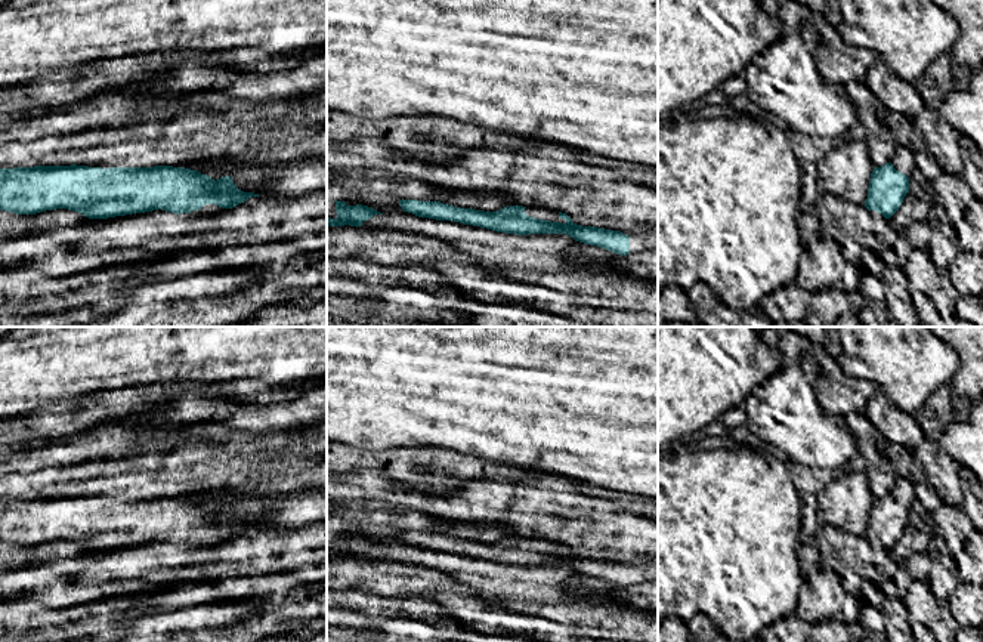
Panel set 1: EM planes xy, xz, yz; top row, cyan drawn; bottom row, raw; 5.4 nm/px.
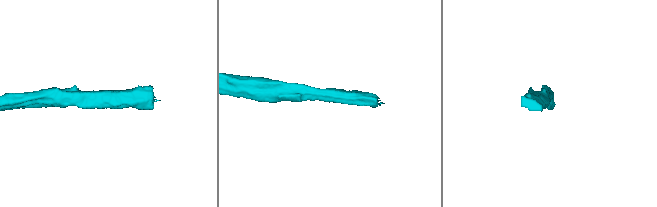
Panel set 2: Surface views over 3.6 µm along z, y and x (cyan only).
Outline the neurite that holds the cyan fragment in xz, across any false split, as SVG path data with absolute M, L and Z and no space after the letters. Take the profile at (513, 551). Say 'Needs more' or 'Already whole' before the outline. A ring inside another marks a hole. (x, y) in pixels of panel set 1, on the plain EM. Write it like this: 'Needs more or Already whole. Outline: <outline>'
Needs more. Outline: M399 531L404 543L418 549L436 552L452 552L464 556L480 558L497 564L529 567L529 565L566 565L575 572L597 577L616 586L634 586L643 581L658 581L658 562L652 564L621 564L596 558L581 558L559 543L565 555L531 549L523 537L506 537L497 543L461 540L441 533Z

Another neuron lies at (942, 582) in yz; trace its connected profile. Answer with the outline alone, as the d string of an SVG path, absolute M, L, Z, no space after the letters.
M931 535L927 553L931 559L928 586L934 596L946 604L959 584L956 562L946 544L939 535Z

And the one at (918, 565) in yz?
M927 552L911 555L905 564L912 580L928 581L933 562Z

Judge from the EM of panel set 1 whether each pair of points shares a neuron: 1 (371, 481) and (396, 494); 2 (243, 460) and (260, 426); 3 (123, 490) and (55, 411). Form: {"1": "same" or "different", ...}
{"1": "same", "2": "different", "3": "different"}

